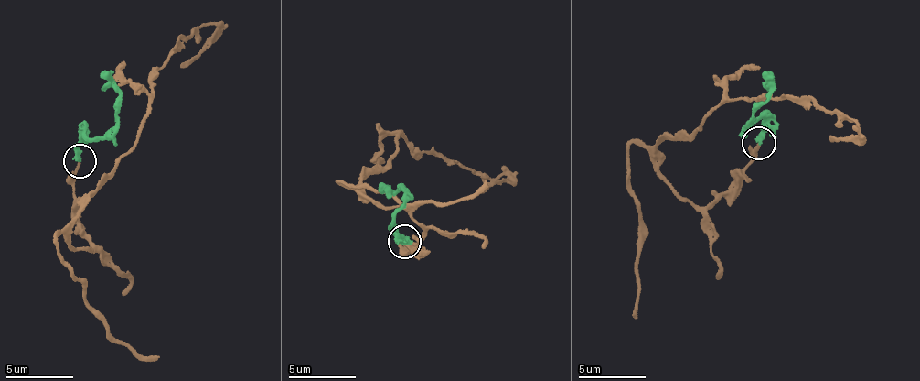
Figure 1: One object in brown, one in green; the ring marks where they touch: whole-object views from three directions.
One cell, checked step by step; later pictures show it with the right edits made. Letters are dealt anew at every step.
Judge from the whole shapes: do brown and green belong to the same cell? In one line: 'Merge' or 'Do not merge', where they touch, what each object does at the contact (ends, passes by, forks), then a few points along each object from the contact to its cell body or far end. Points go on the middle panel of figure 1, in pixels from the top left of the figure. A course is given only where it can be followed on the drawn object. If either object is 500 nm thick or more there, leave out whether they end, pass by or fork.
Merge. Place: (404, 241). At the ring brown ends. At the ring green ends. Course of brown: (402, 242), (415, 253), (420, 222), (360, 185), (384, 169), (395, 136), (508, 175), (481, 191). Course of green: (402, 242), (392, 226), (407, 193), (399, 186), (396, 188), (379, 183)

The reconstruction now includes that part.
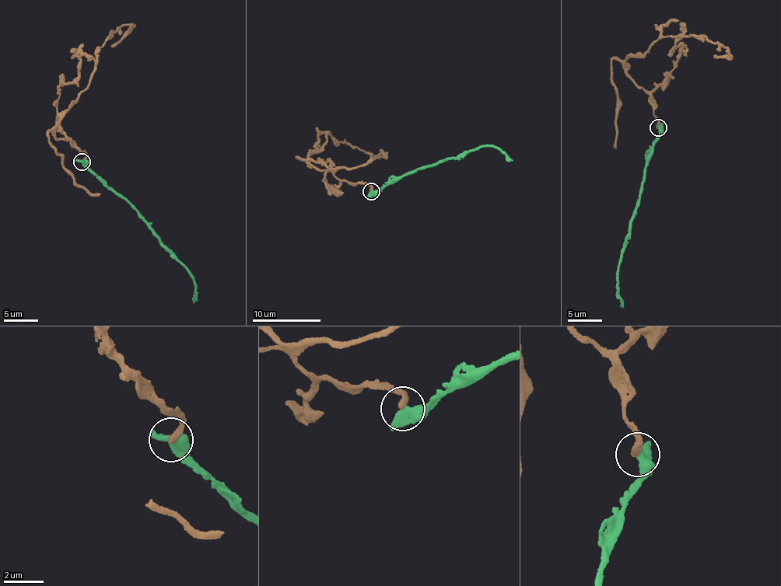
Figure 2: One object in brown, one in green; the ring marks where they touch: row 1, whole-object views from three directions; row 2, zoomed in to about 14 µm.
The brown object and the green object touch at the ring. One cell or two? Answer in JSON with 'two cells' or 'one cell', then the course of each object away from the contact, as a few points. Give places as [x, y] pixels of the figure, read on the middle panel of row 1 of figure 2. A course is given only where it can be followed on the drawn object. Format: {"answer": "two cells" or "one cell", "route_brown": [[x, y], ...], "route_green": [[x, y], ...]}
{"answer": "two cells", "route_brown": [[370, 190], [308, 158], [320, 151], [326, 134], [383, 154], [369, 162]], "route_green": [[370, 190], [376, 192], [419, 169], [484, 146], [494, 146], [513, 161]]}

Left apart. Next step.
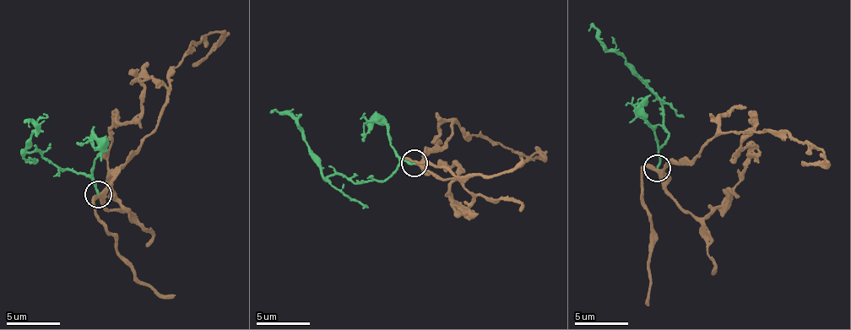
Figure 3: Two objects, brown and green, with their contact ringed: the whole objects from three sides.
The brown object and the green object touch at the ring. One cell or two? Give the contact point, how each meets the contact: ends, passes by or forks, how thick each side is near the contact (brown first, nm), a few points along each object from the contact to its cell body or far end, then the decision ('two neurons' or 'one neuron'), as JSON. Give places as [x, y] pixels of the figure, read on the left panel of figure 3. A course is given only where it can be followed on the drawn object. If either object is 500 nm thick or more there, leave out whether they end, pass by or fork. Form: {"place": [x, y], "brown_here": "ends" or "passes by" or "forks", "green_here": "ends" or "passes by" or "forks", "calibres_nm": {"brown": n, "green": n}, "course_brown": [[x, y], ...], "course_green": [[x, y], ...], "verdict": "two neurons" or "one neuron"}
{"place": [98, 194], "brown_here": "forks", "green_here": "ends", "calibres_nm": {"brown": 320, "green": 180}, "course_brown": [[99, 194], [154, 128], [174, 67], [181, 65], [204, 36], [212, 31], [222, 35], [193, 67]], "course_green": [[99, 194], [94, 181], [62, 170], [40, 152], [24, 153], [25, 141], [38, 132], [34, 124], [24, 124]], "verdict": "two neurons"}

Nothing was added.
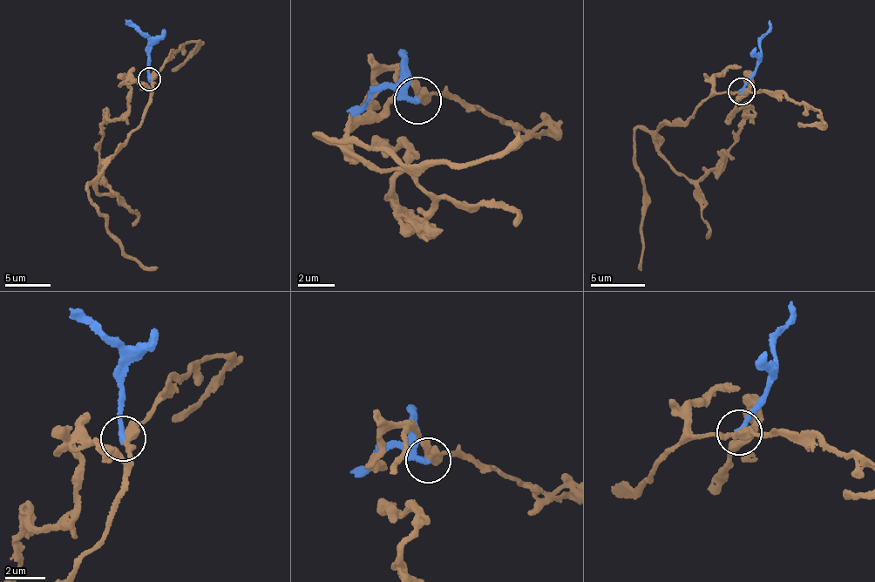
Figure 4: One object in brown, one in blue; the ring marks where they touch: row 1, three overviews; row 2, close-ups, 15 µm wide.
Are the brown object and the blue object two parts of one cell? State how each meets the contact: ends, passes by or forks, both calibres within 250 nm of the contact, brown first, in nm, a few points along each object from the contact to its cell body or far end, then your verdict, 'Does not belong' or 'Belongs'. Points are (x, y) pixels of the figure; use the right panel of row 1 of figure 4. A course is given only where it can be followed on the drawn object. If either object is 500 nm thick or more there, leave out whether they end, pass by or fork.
At the ring brown passes by. At the ring blue ends. Thickness 380 nm (brown) against 260 nm. Course of brown: (740, 90), (721, 92), (659, 131), (666, 162), (691, 179), (707, 177), (737, 143), (744, 71). Course of blue: (740, 90), (756, 70), (769, 19). Does not belong

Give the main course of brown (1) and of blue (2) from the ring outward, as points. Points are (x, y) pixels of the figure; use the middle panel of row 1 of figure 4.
1: (416, 99), (399, 71), (349, 136), (429, 193), (422, 230), (396, 208), (410, 151), (373, 136)
2: (416, 99), (392, 86), (346, 109)

